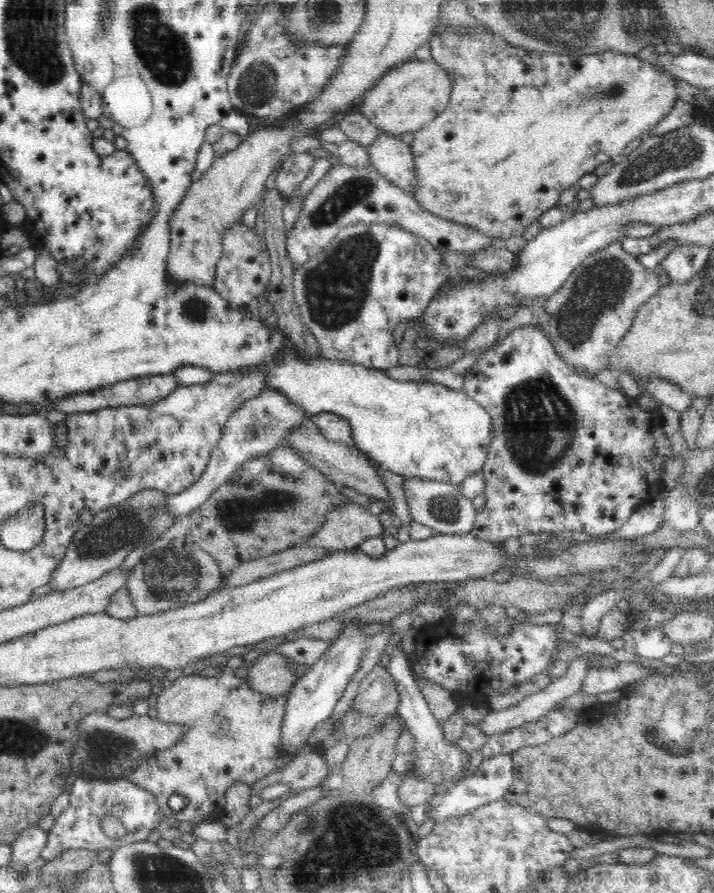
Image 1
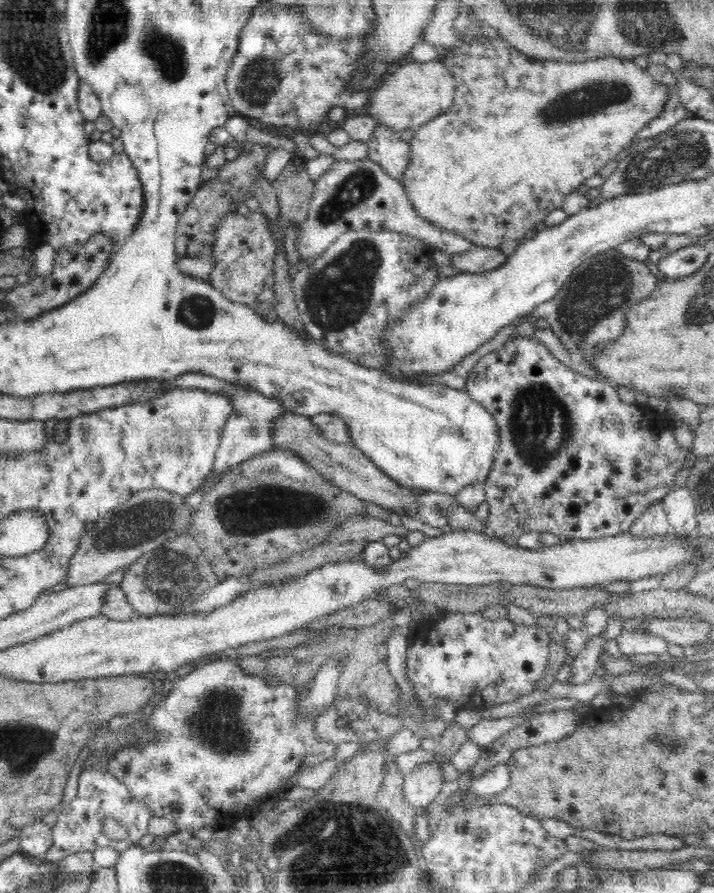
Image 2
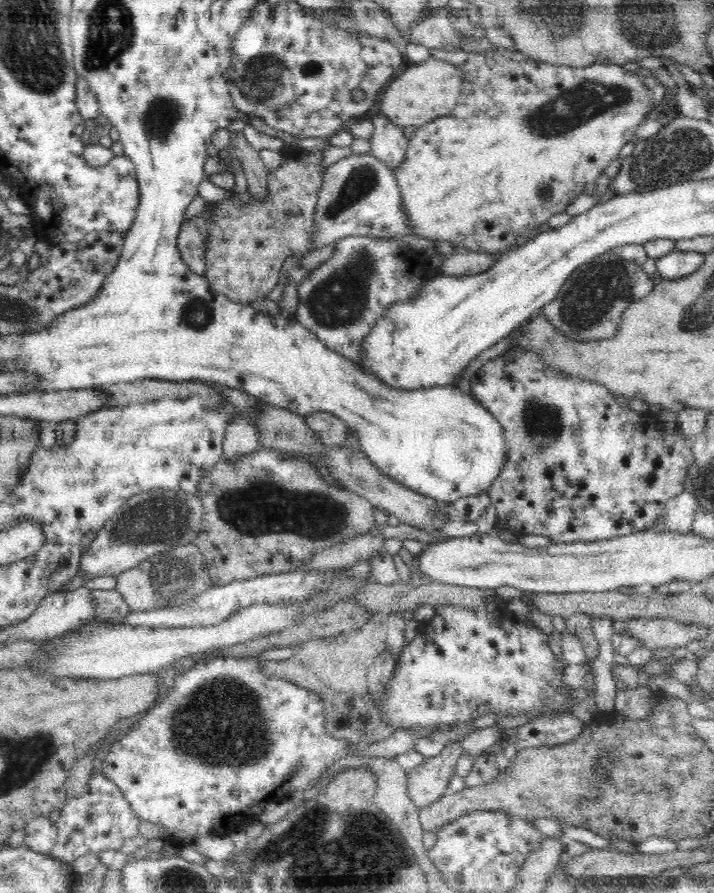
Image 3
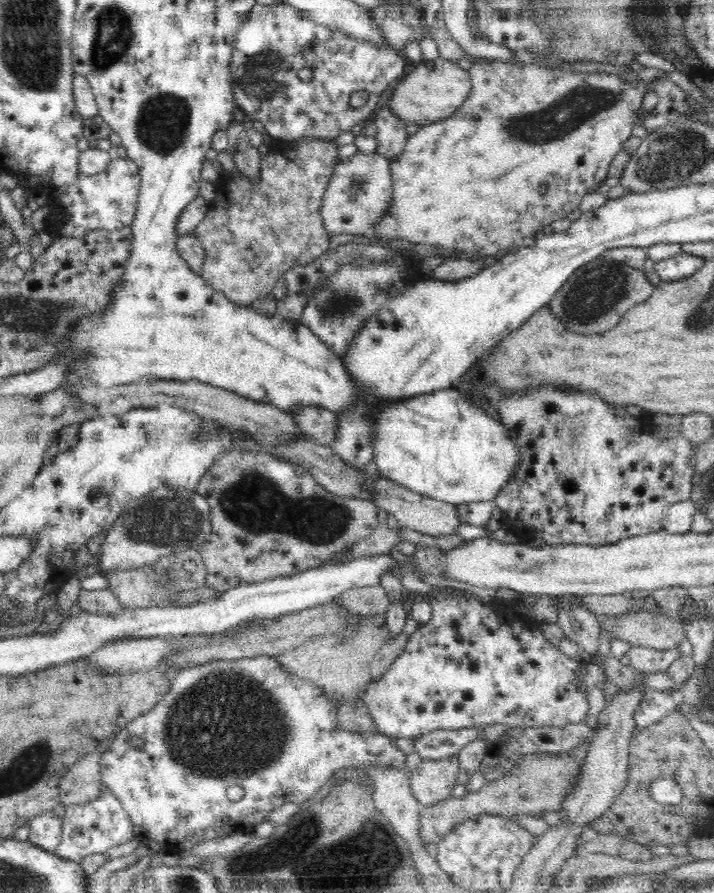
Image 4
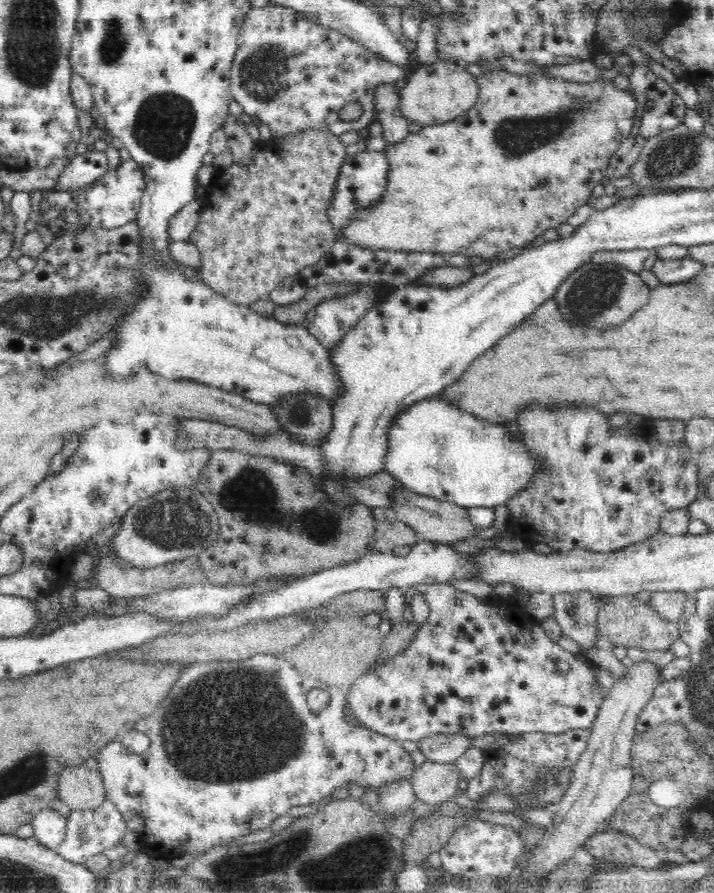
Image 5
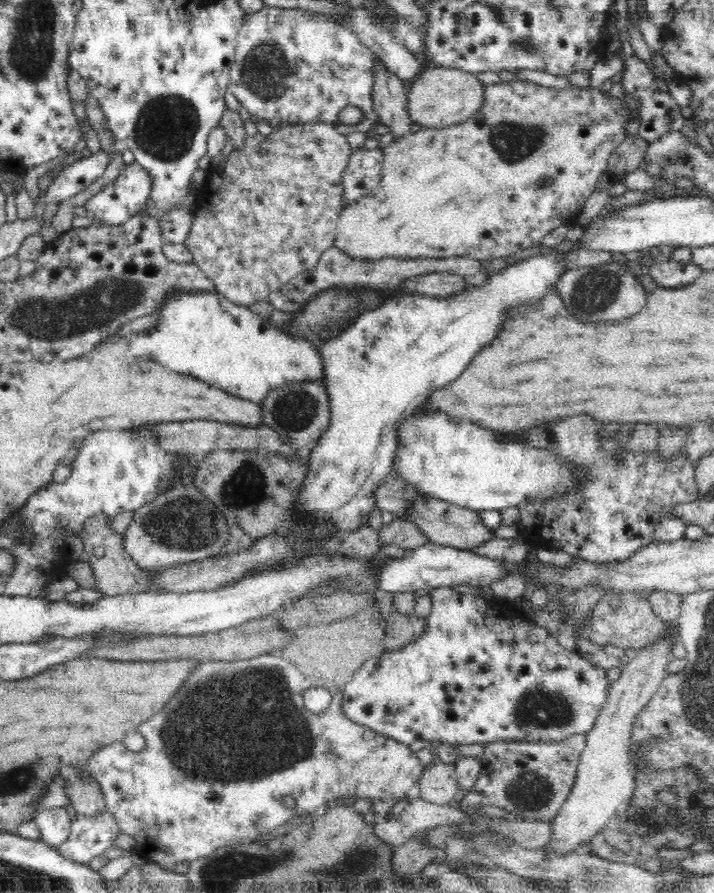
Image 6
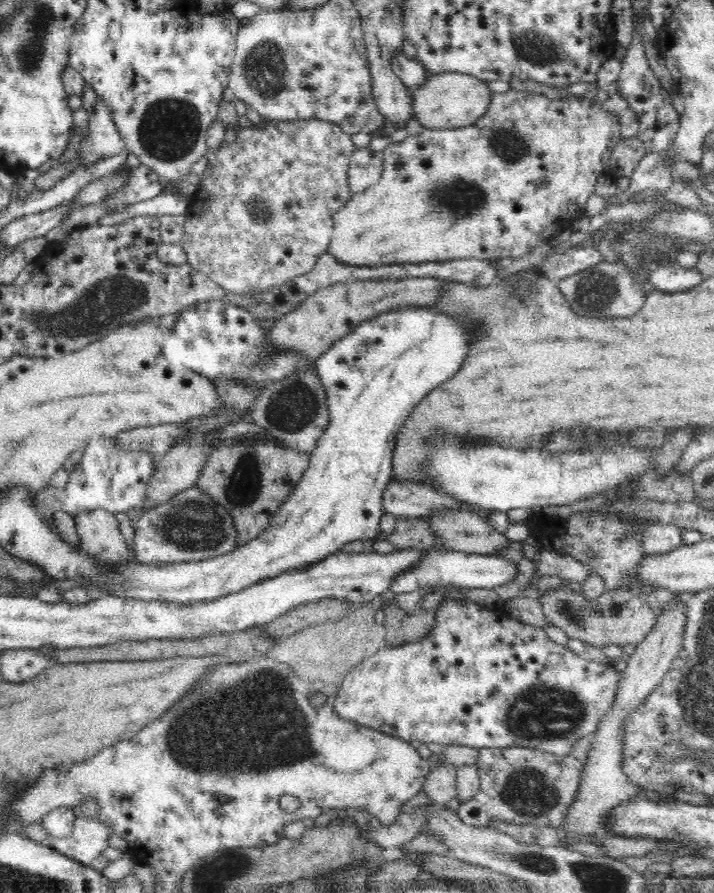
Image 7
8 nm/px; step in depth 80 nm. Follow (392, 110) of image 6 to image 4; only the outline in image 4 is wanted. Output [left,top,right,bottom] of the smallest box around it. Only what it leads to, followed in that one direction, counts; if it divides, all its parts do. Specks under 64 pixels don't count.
[372,94,409,163]

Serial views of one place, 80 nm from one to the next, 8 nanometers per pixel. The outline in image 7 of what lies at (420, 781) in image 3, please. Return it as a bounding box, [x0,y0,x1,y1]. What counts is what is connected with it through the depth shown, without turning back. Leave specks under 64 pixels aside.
[422,762,457,806]

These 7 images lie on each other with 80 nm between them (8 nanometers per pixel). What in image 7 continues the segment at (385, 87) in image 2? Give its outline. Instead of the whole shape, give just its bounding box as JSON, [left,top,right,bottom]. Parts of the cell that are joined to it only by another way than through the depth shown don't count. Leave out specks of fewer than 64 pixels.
[411,72,492,130]

